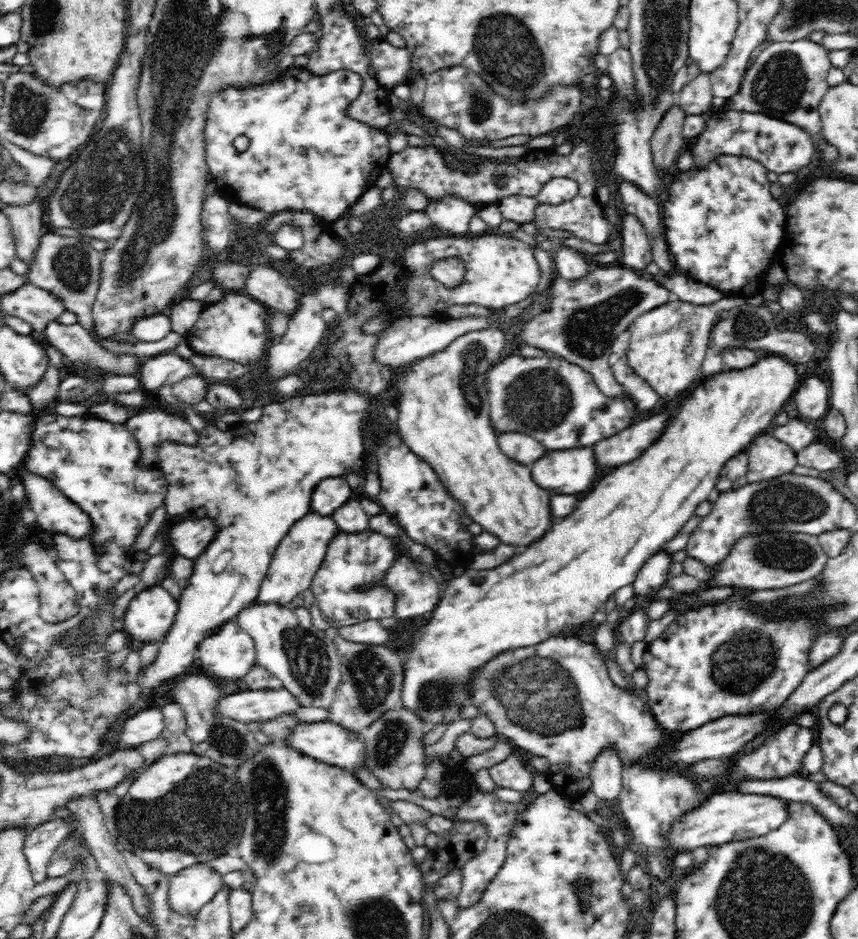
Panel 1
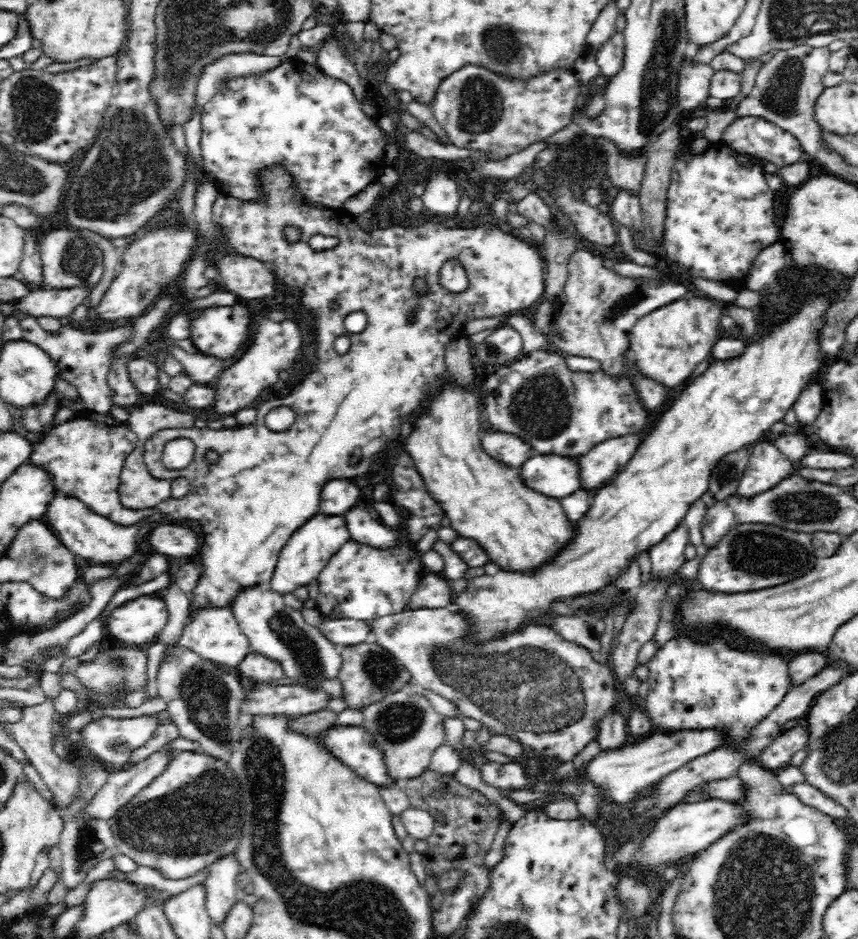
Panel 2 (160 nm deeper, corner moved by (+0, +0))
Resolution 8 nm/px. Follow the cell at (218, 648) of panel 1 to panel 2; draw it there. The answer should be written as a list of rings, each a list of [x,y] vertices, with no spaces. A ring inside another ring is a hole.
[[[212,608],[194,614],[190,624],[184,626],[178,644],[204,660],[236,671],[238,664],[252,652],[248,637],[242,632],[230,608]]]

